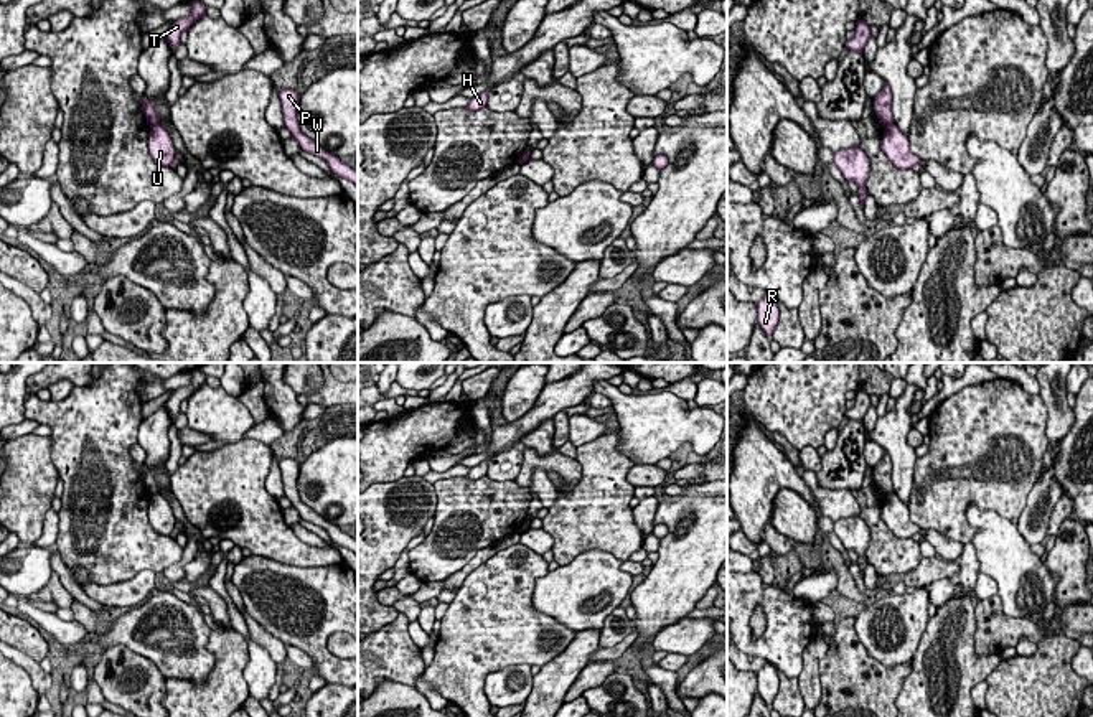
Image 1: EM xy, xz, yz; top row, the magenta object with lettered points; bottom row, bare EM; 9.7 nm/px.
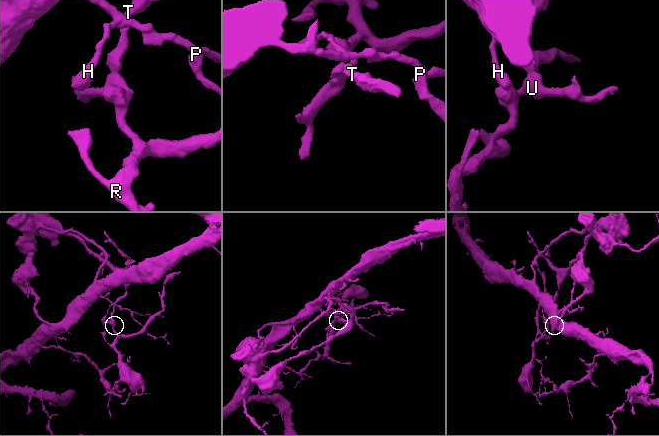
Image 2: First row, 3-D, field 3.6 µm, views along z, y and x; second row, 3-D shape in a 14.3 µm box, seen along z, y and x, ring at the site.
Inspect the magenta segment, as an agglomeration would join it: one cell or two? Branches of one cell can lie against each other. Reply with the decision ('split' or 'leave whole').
split

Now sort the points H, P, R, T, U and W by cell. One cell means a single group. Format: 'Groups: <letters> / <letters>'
Groups: H P T W / R U

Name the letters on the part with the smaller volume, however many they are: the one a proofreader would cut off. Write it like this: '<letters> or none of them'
R, U

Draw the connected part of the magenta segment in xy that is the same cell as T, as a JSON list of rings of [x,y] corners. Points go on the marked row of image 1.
[[[191,0],[191,13],[188,16],[175,20],[171,28],[163,35],[171,48],[171,51],[176,49],[180,45],[180,35],[183,31],[188,31],[188,28],[199,20],[206,13],[206,7],[199,0]]]

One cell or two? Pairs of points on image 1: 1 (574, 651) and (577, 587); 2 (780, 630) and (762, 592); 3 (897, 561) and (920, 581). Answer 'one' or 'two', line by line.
1: two
2: one
3: two

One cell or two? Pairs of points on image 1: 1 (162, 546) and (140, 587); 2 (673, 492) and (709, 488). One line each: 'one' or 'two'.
1: two
2: one

